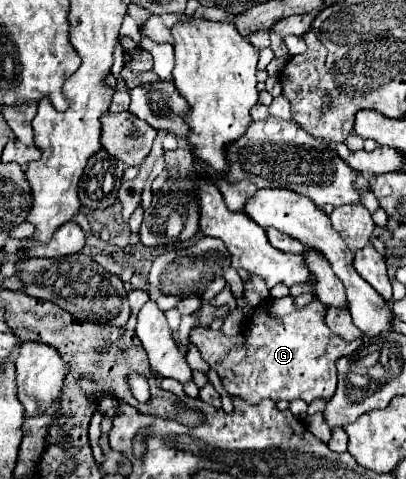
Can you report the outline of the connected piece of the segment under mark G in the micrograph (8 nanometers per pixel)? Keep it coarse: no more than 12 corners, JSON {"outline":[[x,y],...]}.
{"outline":[[270,298],[238,336],[190,340],[232,396],[312,402],[346,342],[314,300]]}

